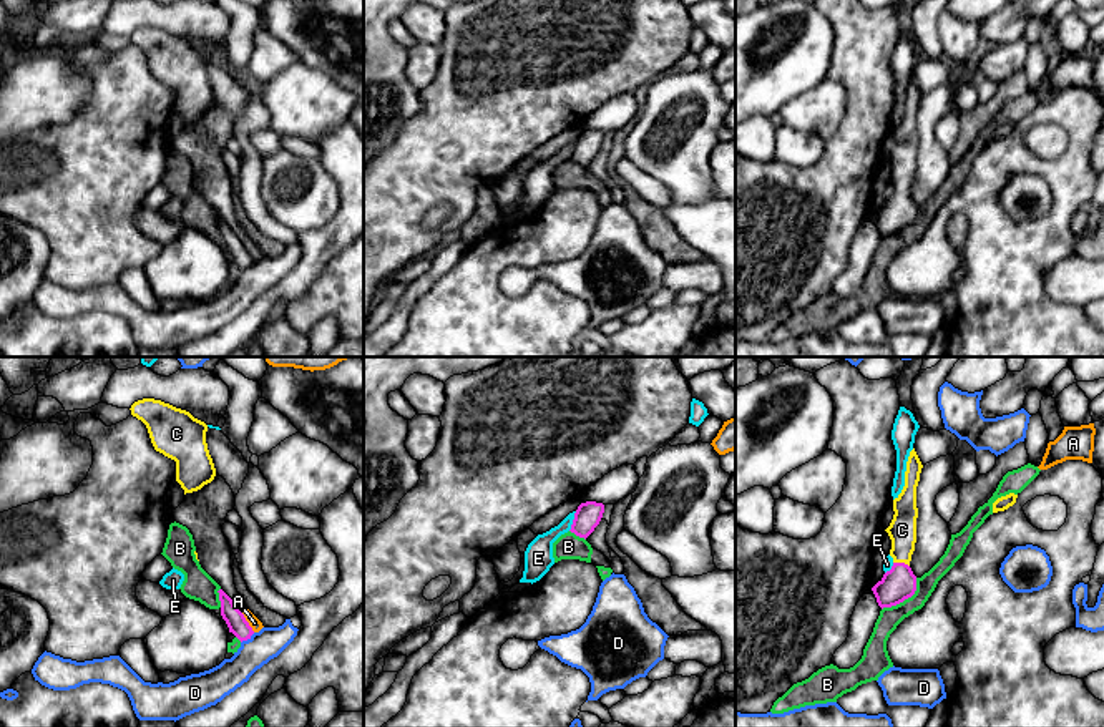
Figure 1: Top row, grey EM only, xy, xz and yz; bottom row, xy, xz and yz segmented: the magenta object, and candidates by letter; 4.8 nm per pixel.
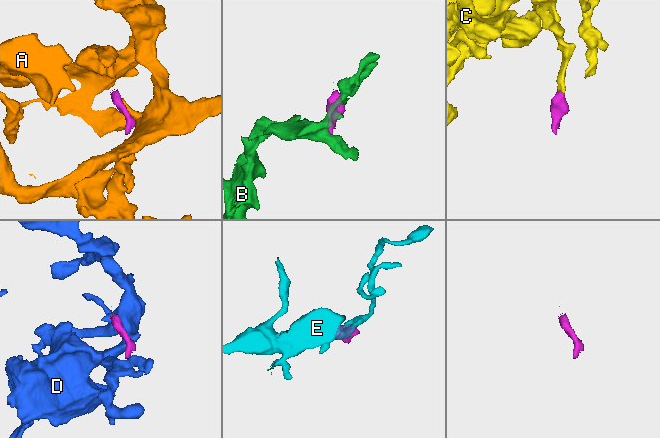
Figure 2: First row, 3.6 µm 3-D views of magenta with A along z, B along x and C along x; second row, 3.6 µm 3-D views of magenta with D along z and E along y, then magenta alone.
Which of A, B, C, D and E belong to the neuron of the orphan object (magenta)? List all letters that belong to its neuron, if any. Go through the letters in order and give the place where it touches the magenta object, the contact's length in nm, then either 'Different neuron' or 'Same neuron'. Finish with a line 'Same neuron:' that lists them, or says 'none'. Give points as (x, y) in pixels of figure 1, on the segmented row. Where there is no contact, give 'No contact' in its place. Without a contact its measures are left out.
A: Touches magenta at xy (248, 623). Shared border 120 nm. Different neuron
B: Touches magenta at yz (905, 598). Shared border 240 nm. Different neuron
C: Touches magenta at yz (902, 563). Shared border 80 nm. Same neuron
D: Touches magenta at xy (248, 638). Shared border 90 nm. Different neuron
E: Touches magenta at xz (573, 522). Shared border 100 nm. Different neuron
Same neuron: C

